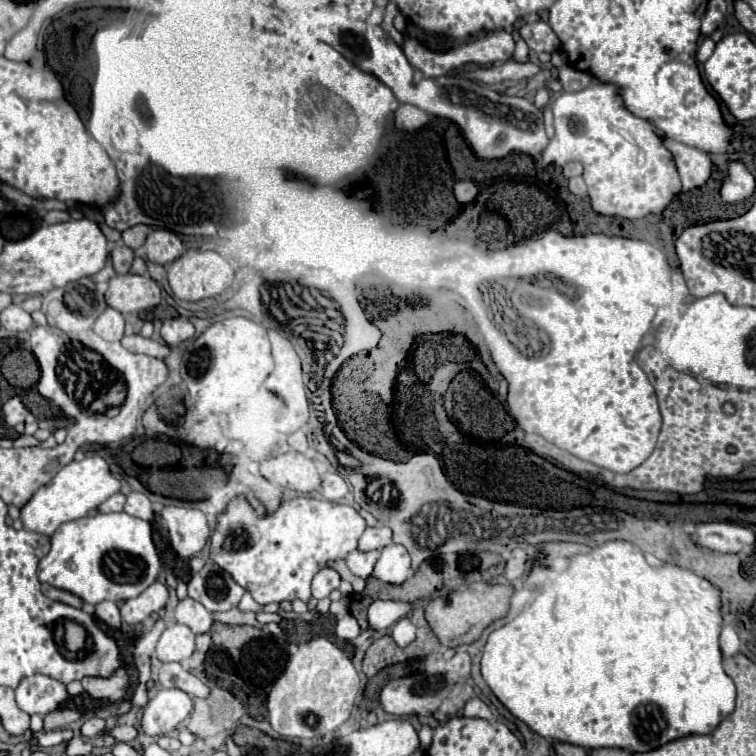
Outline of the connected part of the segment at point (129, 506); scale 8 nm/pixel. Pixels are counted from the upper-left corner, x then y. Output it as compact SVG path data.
M129 493L127 495L127 503L125 503L125 511L133 517L151 521L153 519L153 507L151 501L143 495L143 493Z

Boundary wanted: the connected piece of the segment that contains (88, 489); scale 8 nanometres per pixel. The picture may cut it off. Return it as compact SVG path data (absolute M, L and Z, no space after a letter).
M85 457L83 461L71 461L53 477L51 483L43 485L21 509L23 527L27 531L37 531L51 537L59 525L85 517L89 511L97 509L105 499L115 495L119 487L119 479L111 475L109 465L103 457Z

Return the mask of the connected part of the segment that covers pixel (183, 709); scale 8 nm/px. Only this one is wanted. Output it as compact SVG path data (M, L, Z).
M159 689L143 707L141 731L151 737L167 735L187 719L193 701L181 689Z

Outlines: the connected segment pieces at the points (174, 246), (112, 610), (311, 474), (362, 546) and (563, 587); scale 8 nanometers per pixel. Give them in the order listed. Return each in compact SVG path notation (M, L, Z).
M165 229L153 231L147 237L145 247L147 247L147 259L151 263L159 263L159 265L167 265L185 253L181 239L175 233L165 231Z
M101 601L97 605L97 611L95 615L107 623L109 627L121 627L121 615L119 615L119 607L113 603L113 601Z
M289 451L277 461L265 461L261 465L261 473L271 483L293 489L297 493L311 493L321 485L321 475L317 473L313 459L297 451Z
M385 525L377 527L367 527L359 539L359 551L373 551L373 549L383 549L391 545L391 529Z
M607 541L595 547L587 555L575 555L569 561L569 567L559 575L559 587L555 591L547 591L535 599L523 613L519 613L513 621L495 629L485 645L481 659L481 673L495 697L523 723L527 723L535 733L545 739L563 741L579 747L619 747L629 753L647 753L665 743L687 735L707 735L711 733L723 717L727 717L735 707L735 685L731 677L721 667L721 649L719 649L719 631L721 631L721 599L719 589L711 585L711 589L703 587L701 577L693 571L681 569L677 565L663 565L659 569L651 567L639 547L629 541Z

